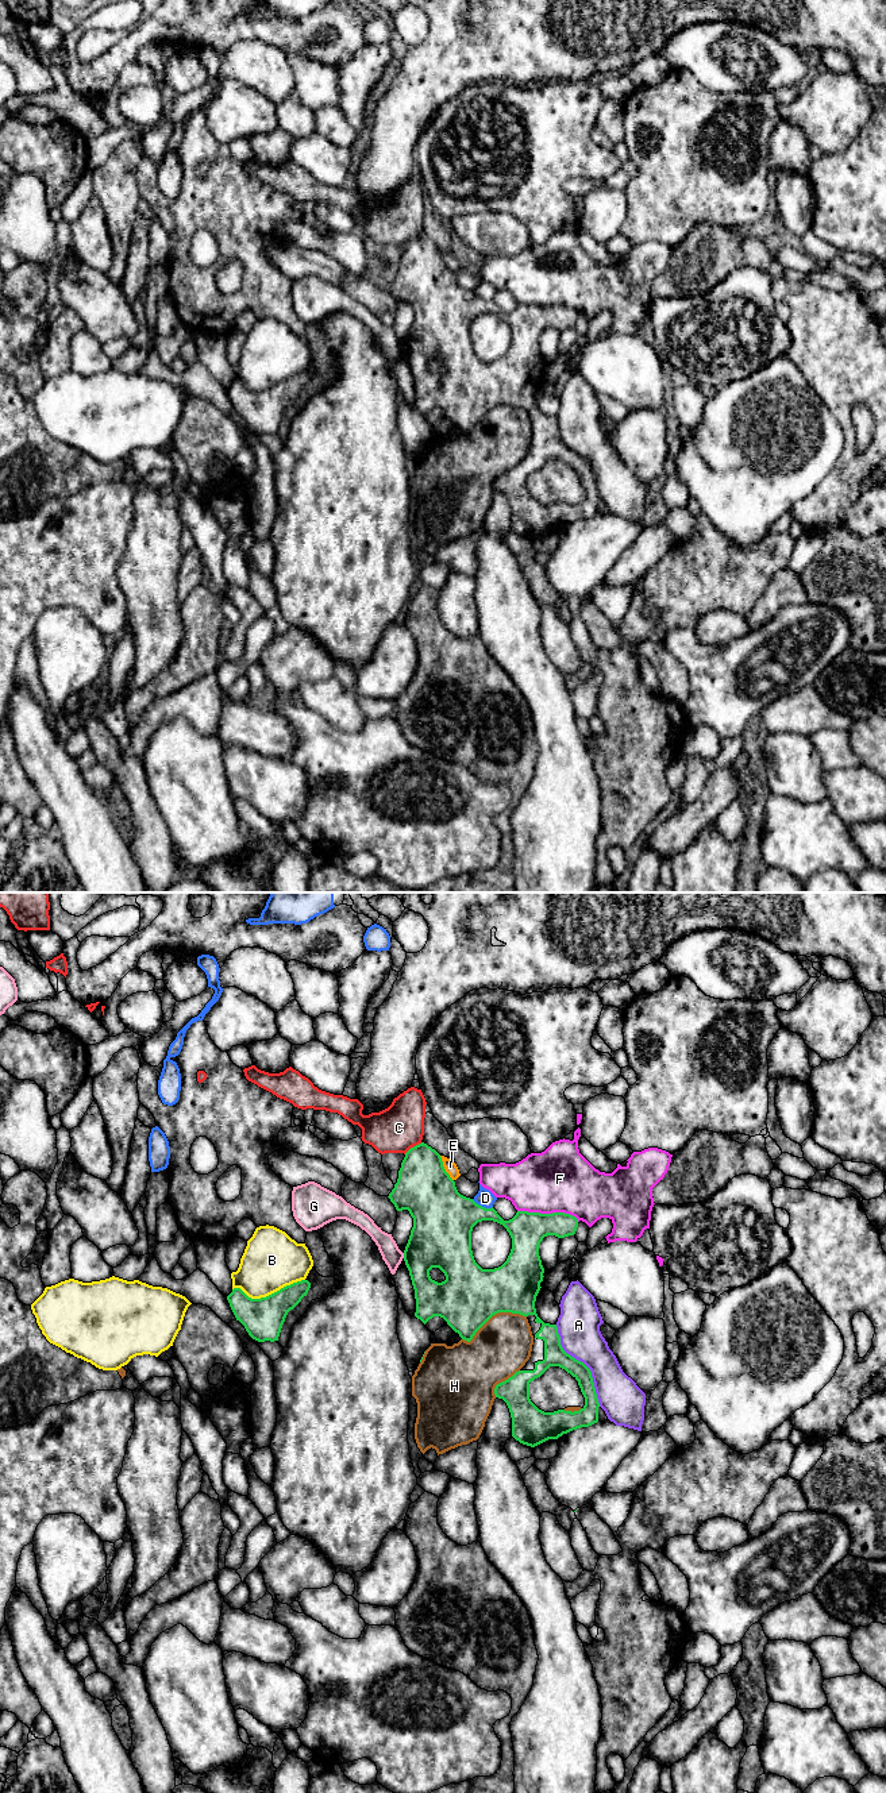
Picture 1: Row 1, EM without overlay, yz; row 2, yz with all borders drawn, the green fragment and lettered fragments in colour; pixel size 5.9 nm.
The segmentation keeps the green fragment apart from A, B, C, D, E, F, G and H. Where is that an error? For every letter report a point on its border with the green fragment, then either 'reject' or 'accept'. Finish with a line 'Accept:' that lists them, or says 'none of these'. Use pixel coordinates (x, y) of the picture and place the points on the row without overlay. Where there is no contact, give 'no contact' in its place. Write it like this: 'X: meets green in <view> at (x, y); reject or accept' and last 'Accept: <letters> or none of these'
A: meets green in yz at (582, 455); reject
B: meets green in yz at (269, 388); reject
C: meets green in yz at (413, 239); reject
D: meets green in yz at (481, 299); reject
E: meets green in yz at (443, 261); reject
F: meets green in yz at (549, 307); reject
G: meets green in yz at (404, 349); reject
H: meets green in yz at (493, 407); reject
Accept: none of these

